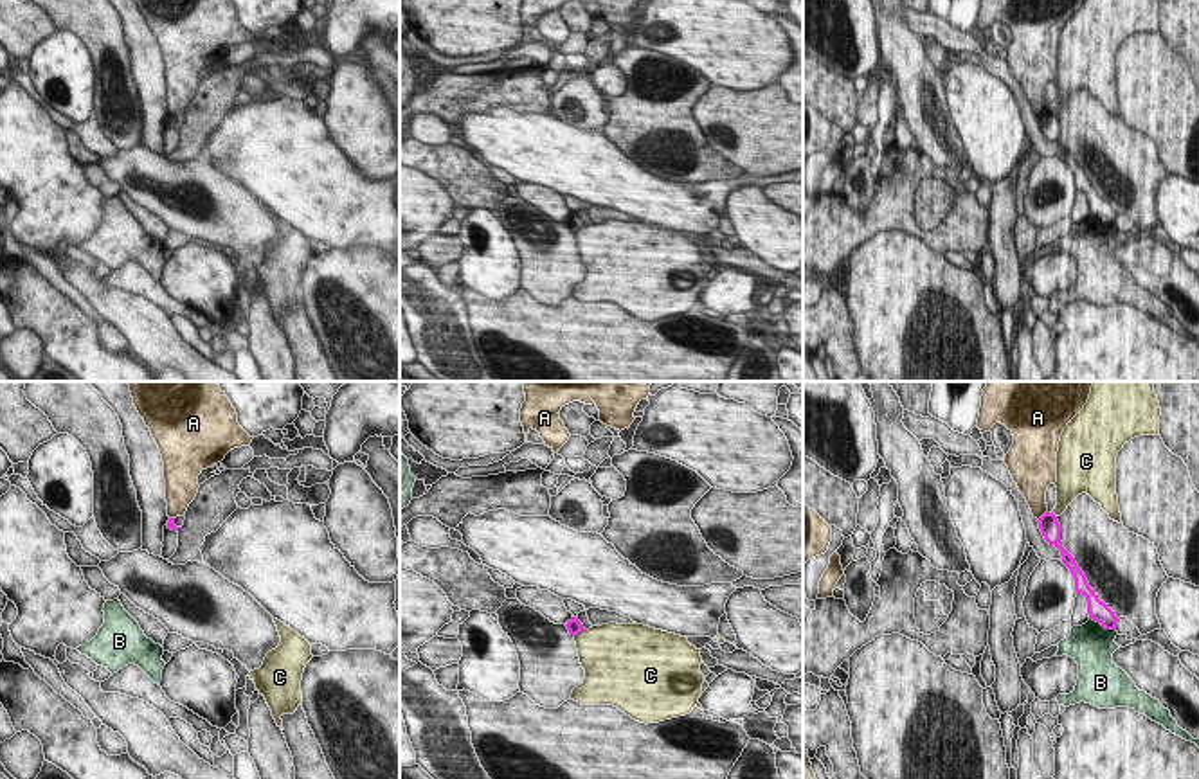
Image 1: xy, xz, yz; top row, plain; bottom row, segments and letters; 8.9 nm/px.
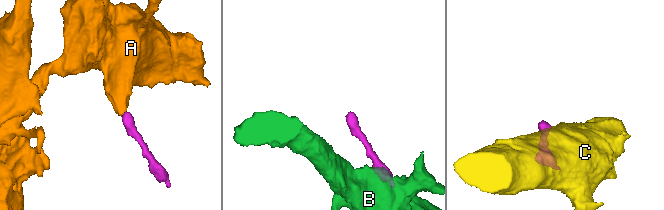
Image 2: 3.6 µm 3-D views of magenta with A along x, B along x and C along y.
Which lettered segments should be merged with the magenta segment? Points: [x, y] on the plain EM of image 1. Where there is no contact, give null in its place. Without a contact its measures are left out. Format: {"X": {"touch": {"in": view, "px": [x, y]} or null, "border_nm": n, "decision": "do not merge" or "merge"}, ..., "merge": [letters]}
{"A": {"touch": {"in": "yz", "px": [1043, 112]}, "border_nm": 140, "decision": "do not merge"}, "B": {"touch": {"in": "yz", "px": [1102, 222]}, "border_nm": 260, "decision": "do not merge"}, "C": {"touch": {"in": "xz", "px": [578, 229]}, "border_nm": 120, "decision": "do not merge"}, "merge": []}

